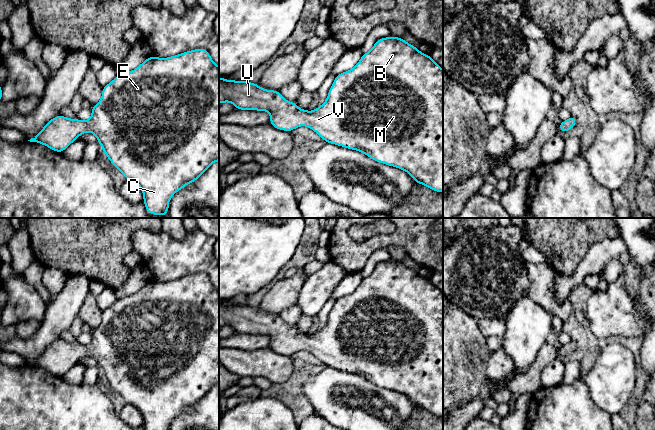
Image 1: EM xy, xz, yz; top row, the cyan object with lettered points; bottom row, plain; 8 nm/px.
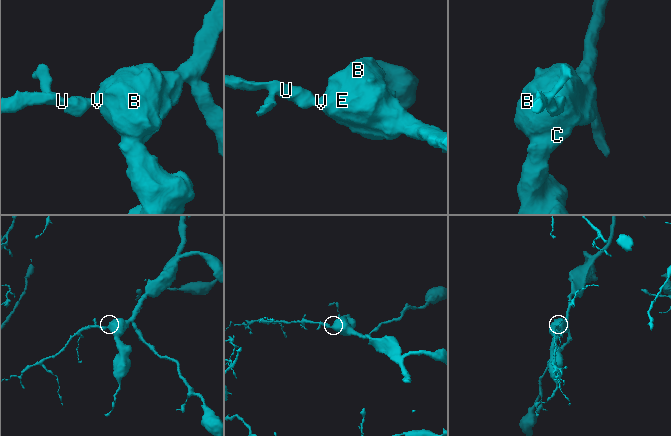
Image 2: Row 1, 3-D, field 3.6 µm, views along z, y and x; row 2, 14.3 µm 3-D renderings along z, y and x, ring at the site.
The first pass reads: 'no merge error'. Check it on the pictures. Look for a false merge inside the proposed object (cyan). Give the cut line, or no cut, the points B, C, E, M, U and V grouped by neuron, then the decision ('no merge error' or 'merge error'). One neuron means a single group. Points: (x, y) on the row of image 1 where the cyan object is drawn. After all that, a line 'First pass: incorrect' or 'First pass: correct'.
cut none; groups B C E M U V; no merge error
First pass: correct

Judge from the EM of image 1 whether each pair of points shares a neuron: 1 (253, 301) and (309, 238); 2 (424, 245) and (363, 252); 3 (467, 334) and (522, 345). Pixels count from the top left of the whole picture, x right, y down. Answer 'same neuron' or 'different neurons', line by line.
1: same neuron
2: same neuron
3: different neurons

